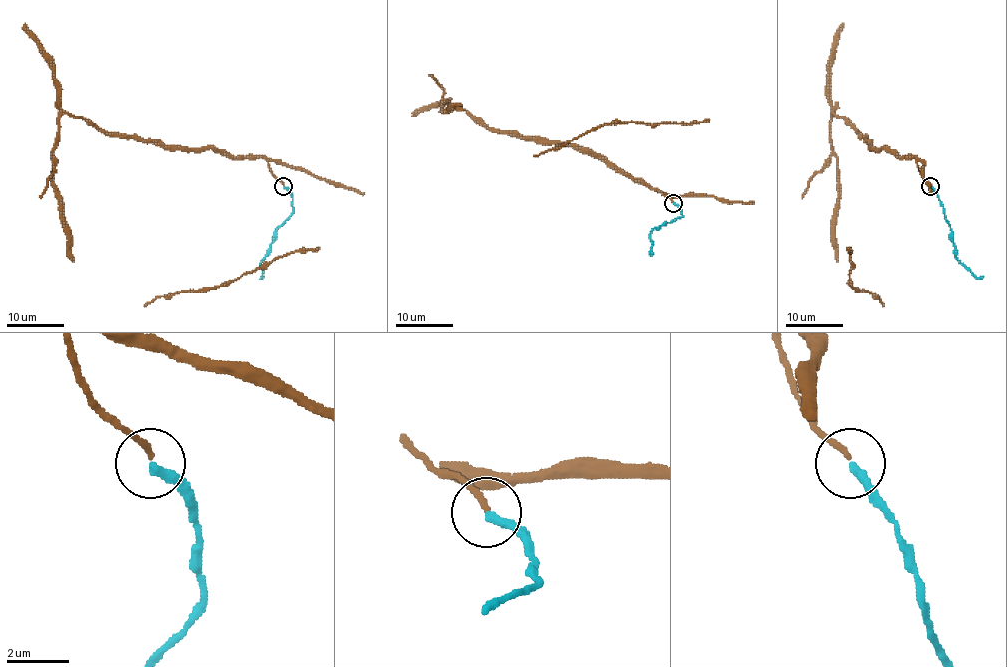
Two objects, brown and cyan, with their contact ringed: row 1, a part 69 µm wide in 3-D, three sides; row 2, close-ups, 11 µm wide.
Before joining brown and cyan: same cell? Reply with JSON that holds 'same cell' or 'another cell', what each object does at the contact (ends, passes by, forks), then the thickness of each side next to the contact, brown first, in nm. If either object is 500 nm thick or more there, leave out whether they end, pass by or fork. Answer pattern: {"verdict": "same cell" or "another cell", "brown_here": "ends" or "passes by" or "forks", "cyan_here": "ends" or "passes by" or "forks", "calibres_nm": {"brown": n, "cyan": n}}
{"verdict": "same cell", "brown_here": "ends", "cyan_here": "ends", "calibres_nm": {"brown": 180, "cyan": 280}}

